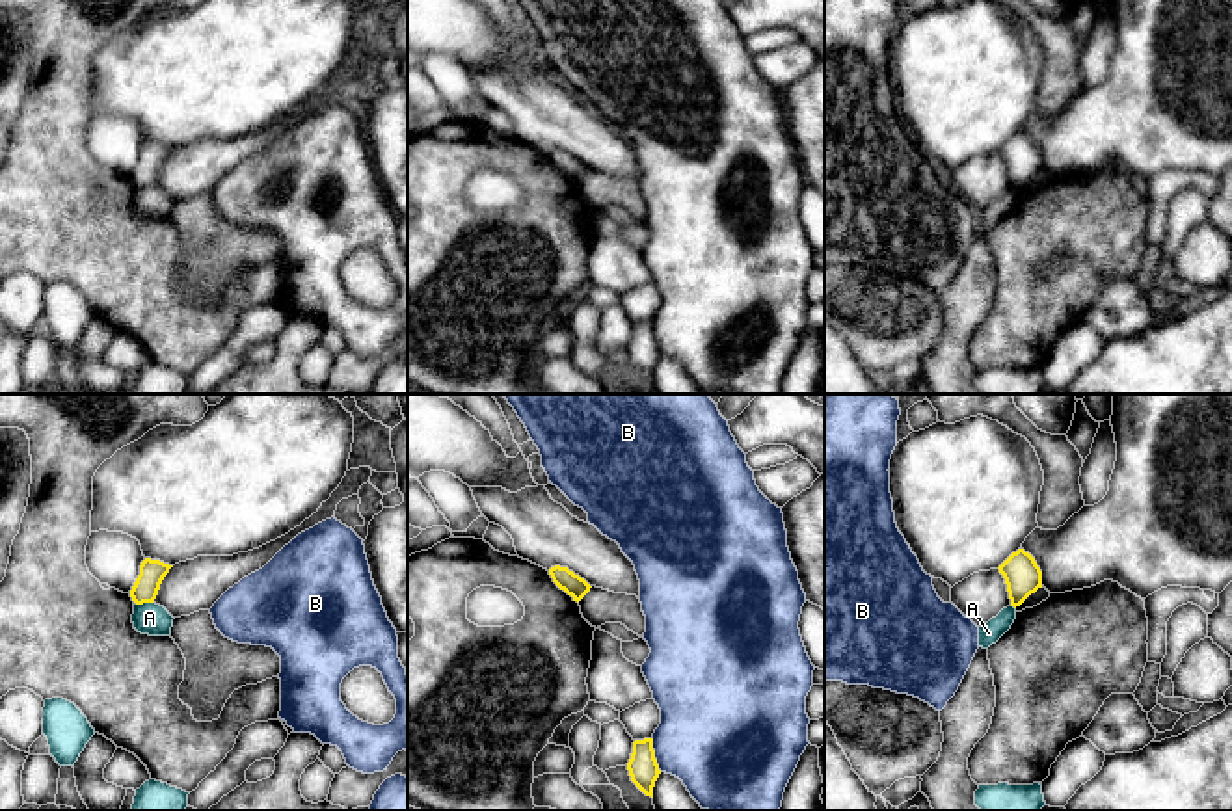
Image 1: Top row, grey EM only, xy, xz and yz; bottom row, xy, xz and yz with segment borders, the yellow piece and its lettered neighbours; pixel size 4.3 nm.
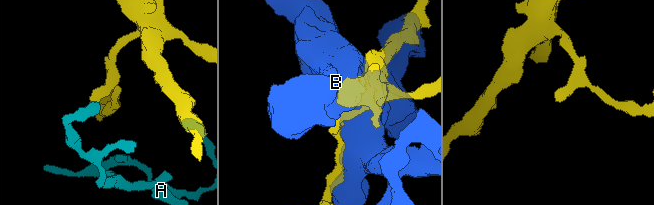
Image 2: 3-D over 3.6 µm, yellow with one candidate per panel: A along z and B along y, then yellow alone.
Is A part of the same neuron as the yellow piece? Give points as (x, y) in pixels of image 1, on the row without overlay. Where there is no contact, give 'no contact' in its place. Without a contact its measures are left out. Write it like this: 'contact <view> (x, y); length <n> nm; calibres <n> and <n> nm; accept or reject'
contact xy (144, 185); length 90 nm; calibres 110 and 140 nm; reject

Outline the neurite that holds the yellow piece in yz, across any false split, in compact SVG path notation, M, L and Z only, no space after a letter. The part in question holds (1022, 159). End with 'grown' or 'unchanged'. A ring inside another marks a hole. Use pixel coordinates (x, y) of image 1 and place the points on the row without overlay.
M1024 132L1012 136L998 153L1005 162L1011 190L1014 192L1042 171L1042 154Z; unchanged

